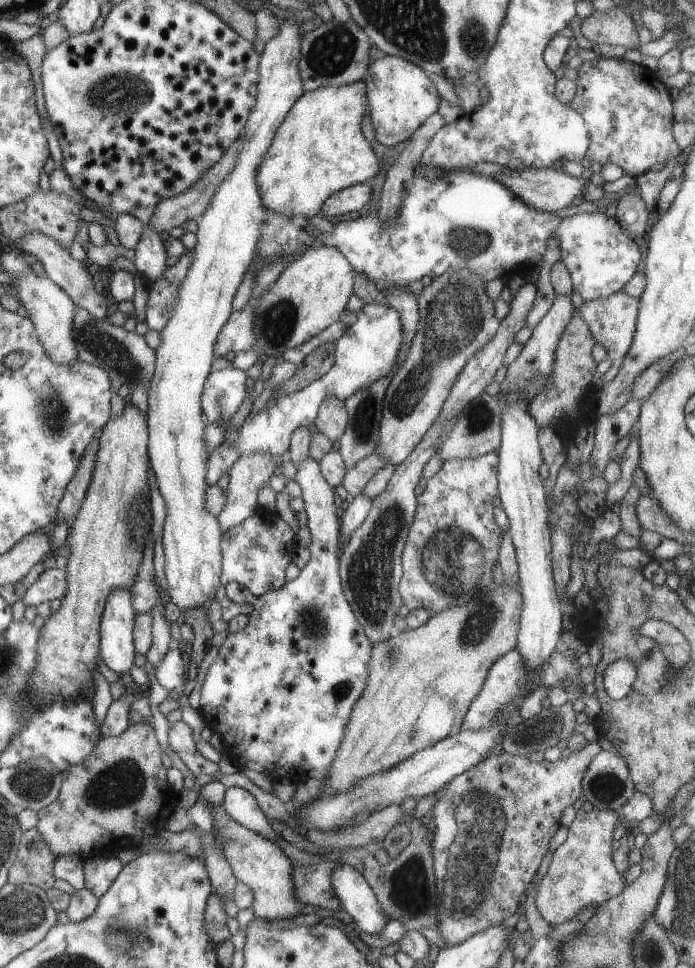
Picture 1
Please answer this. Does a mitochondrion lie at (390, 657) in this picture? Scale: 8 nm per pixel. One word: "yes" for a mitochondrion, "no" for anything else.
yes

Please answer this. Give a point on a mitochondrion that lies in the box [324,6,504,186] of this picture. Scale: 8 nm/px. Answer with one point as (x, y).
(471, 37)

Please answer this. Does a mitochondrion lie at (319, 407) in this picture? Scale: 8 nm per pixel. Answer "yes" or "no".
no

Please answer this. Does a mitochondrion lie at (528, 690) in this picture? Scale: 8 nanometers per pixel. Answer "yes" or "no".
no

